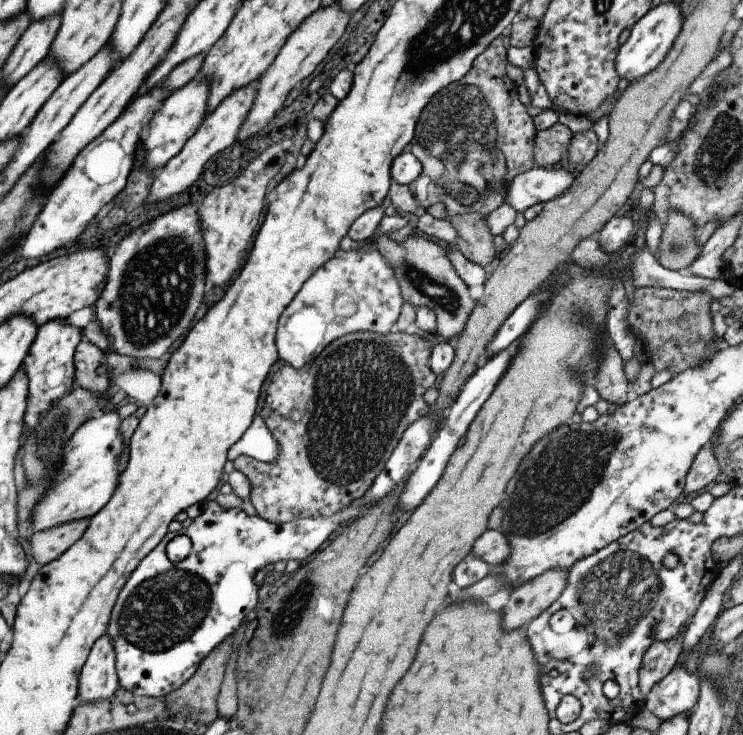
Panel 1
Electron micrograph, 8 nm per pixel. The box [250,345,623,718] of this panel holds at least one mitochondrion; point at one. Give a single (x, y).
(290, 612)

